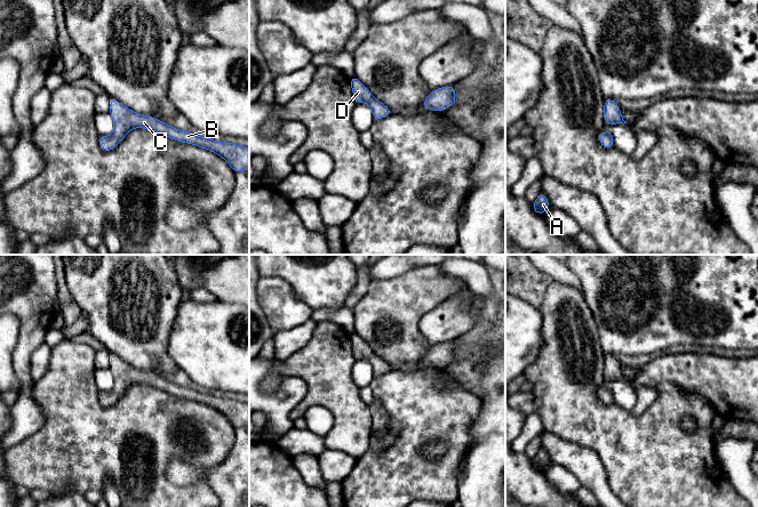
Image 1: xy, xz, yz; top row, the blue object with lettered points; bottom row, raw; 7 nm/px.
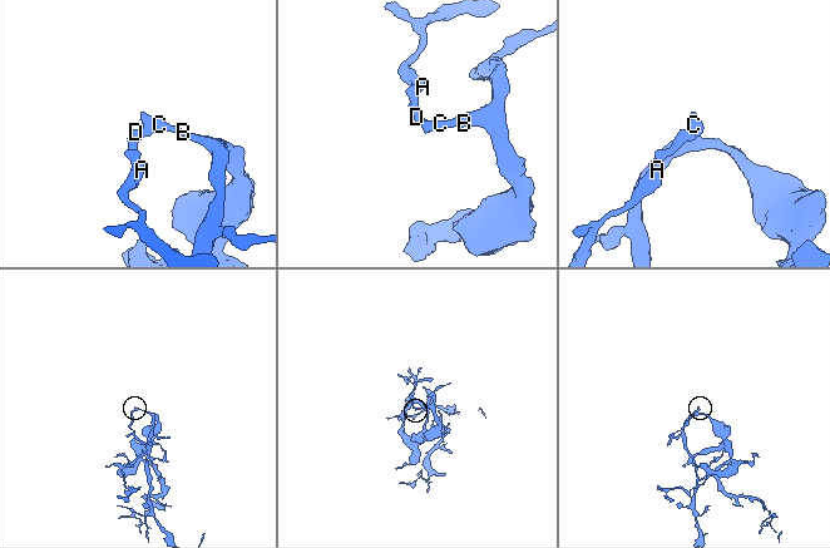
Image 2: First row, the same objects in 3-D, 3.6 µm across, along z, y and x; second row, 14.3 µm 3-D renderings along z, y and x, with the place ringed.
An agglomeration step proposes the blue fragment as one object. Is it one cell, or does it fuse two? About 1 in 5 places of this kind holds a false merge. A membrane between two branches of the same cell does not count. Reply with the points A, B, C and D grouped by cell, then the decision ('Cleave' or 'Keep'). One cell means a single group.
Groups: A B C D. Keep

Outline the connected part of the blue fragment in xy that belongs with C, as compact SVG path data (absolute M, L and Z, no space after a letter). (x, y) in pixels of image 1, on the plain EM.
M110 354L109 360L109 369L113 375L114 386L111 392L99 392L98 394L99 403L104 408L114 405L131 384L144 384L174 396L192 400L214 408L230 420L234 429L249 425L249 403L242 403L239 400L229 397L220 399L208 393L200 393L192 388L176 385L159 375L130 367L115 354Z

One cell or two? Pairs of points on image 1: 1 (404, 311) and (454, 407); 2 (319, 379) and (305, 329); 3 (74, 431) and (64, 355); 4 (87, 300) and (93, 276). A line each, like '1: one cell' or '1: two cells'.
1: two cells
2: two cells
3: one cell
4: one cell

